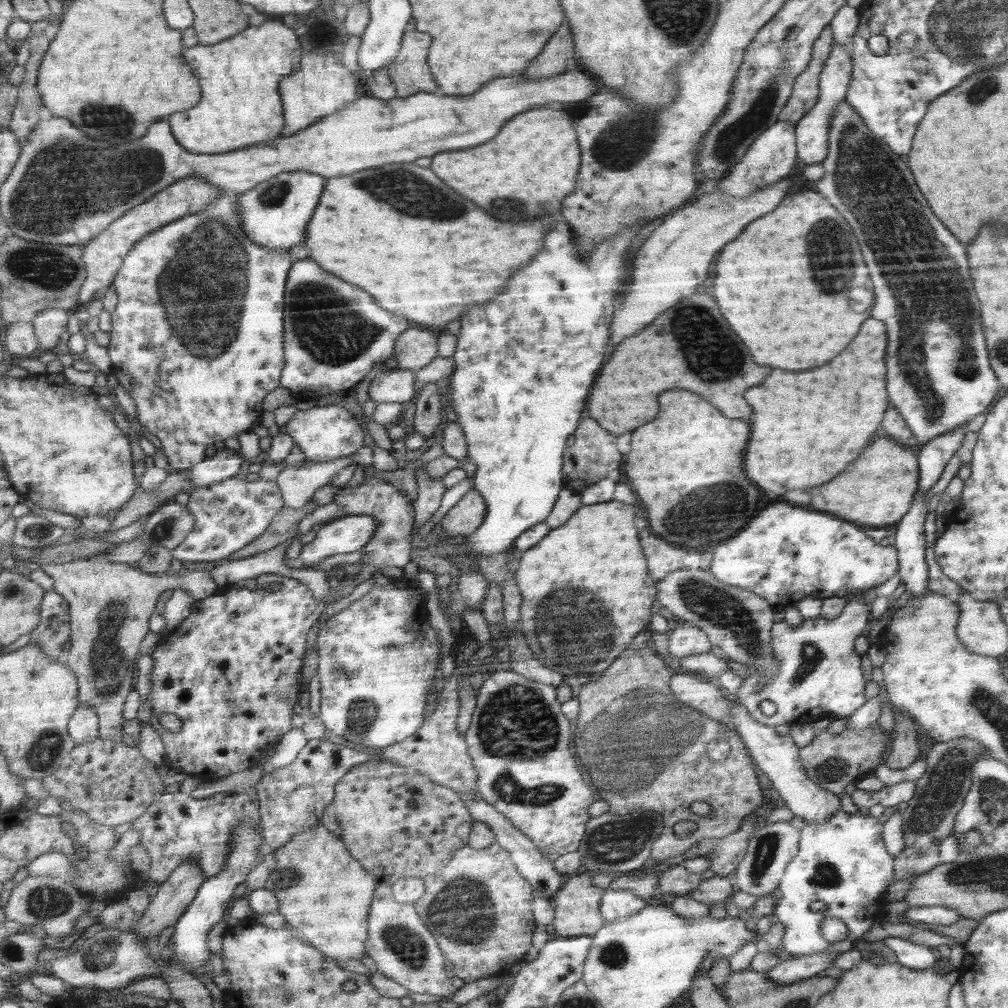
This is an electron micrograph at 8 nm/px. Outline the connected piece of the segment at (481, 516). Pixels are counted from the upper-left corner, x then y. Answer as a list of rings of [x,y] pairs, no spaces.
[[[473,488],[443,517],[440,524],[442,532],[448,538],[471,535],[485,520],[487,512],[485,498]]]

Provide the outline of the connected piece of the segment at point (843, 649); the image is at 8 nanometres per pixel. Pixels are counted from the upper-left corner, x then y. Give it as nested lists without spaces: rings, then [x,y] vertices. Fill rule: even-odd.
[[[860,598],[845,604],[840,617],[834,620],[804,619],[798,626],[790,626],[786,622],[776,622],[771,629],[770,648],[774,658],[778,660],[779,674],[770,679],[766,685],[762,683],[761,674],[747,667],[746,678],[736,693],[736,699],[749,711],[749,715],[766,727],[784,726],[784,724],[808,724],[820,714],[834,714],[837,717],[848,717],[867,702],[865,687],[867,681],[862,674],[861,657],[855,650],[856,638],[864,633],[870,616],[869,606]],[[770,701],[776,705],[776,712],[771,716],[764,715],[760,710],[761,702]]]

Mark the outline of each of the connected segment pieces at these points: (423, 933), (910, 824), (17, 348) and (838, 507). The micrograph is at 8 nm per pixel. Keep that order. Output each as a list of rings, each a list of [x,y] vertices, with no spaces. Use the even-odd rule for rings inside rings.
[[[384,879],[374,894],[368,918],[369,938],[365,951],[376,963],[377,970],[395,980],[409,992],[450,996],[456,992],[455,984],[444,970],[444,954],[436,936],[425,926],[413,905],[398,903],[393,897],[391,881]]]
[[[966,737],[935,743],[931,747],[926,756],[926,771],[916,780],[912,798],[900,807],[905,847],[894,862],[894,878],[899,880],[926,874],[939,865],[941,842],[951,836],[956,813],[971,787],[970,769],[978,757],[988,753],[984,745]]]
[[[32,321],[17,322],[5,328],[5,346],[16,357],[33,357],[41,342]]]
[[[874,440],[870,444],[870,450],[866,450],[866,454],[862,454],[862,458],[854,462],[850,470],[846,470],[846,474],[838,474],[834,482],[826,482],[826,486],[810,490],[810,496],[814,510],[826,510],[830,514],[838,514],[838,518],[850,518],[850,522],[864,524],[867,528],[876,528],[894,524],[909,512],[918,485],[916,452],[902,448],[892,440],[882,440],[882,444],[878,442],[876,448]],[[876,452],[878,456],[882,452],[884,460],[896,460],[896,462],[876,462]]]

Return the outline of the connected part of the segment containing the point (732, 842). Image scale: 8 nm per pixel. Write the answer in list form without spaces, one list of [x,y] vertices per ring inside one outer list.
[[[755,814],[755,818],[745,818],[743,822],[741,822],[741,828],[737,830],[734,834],[730,834],[729,836],[725,836],[724,838],[706,838],[697,842],[694,846],[691,846],[686,852],[683,852],[684,858],[694,858],[697,856],[705,856],[709,861],[709,869],[713,870],[716,875],[726,877],[728,875],[732,875],[737,870],[737,866],[741,864],[741,861],[744,860],[746,852],[748,852],[750,834],[754,832],[754,828],[756,828],[756,819],[757,814]]]

